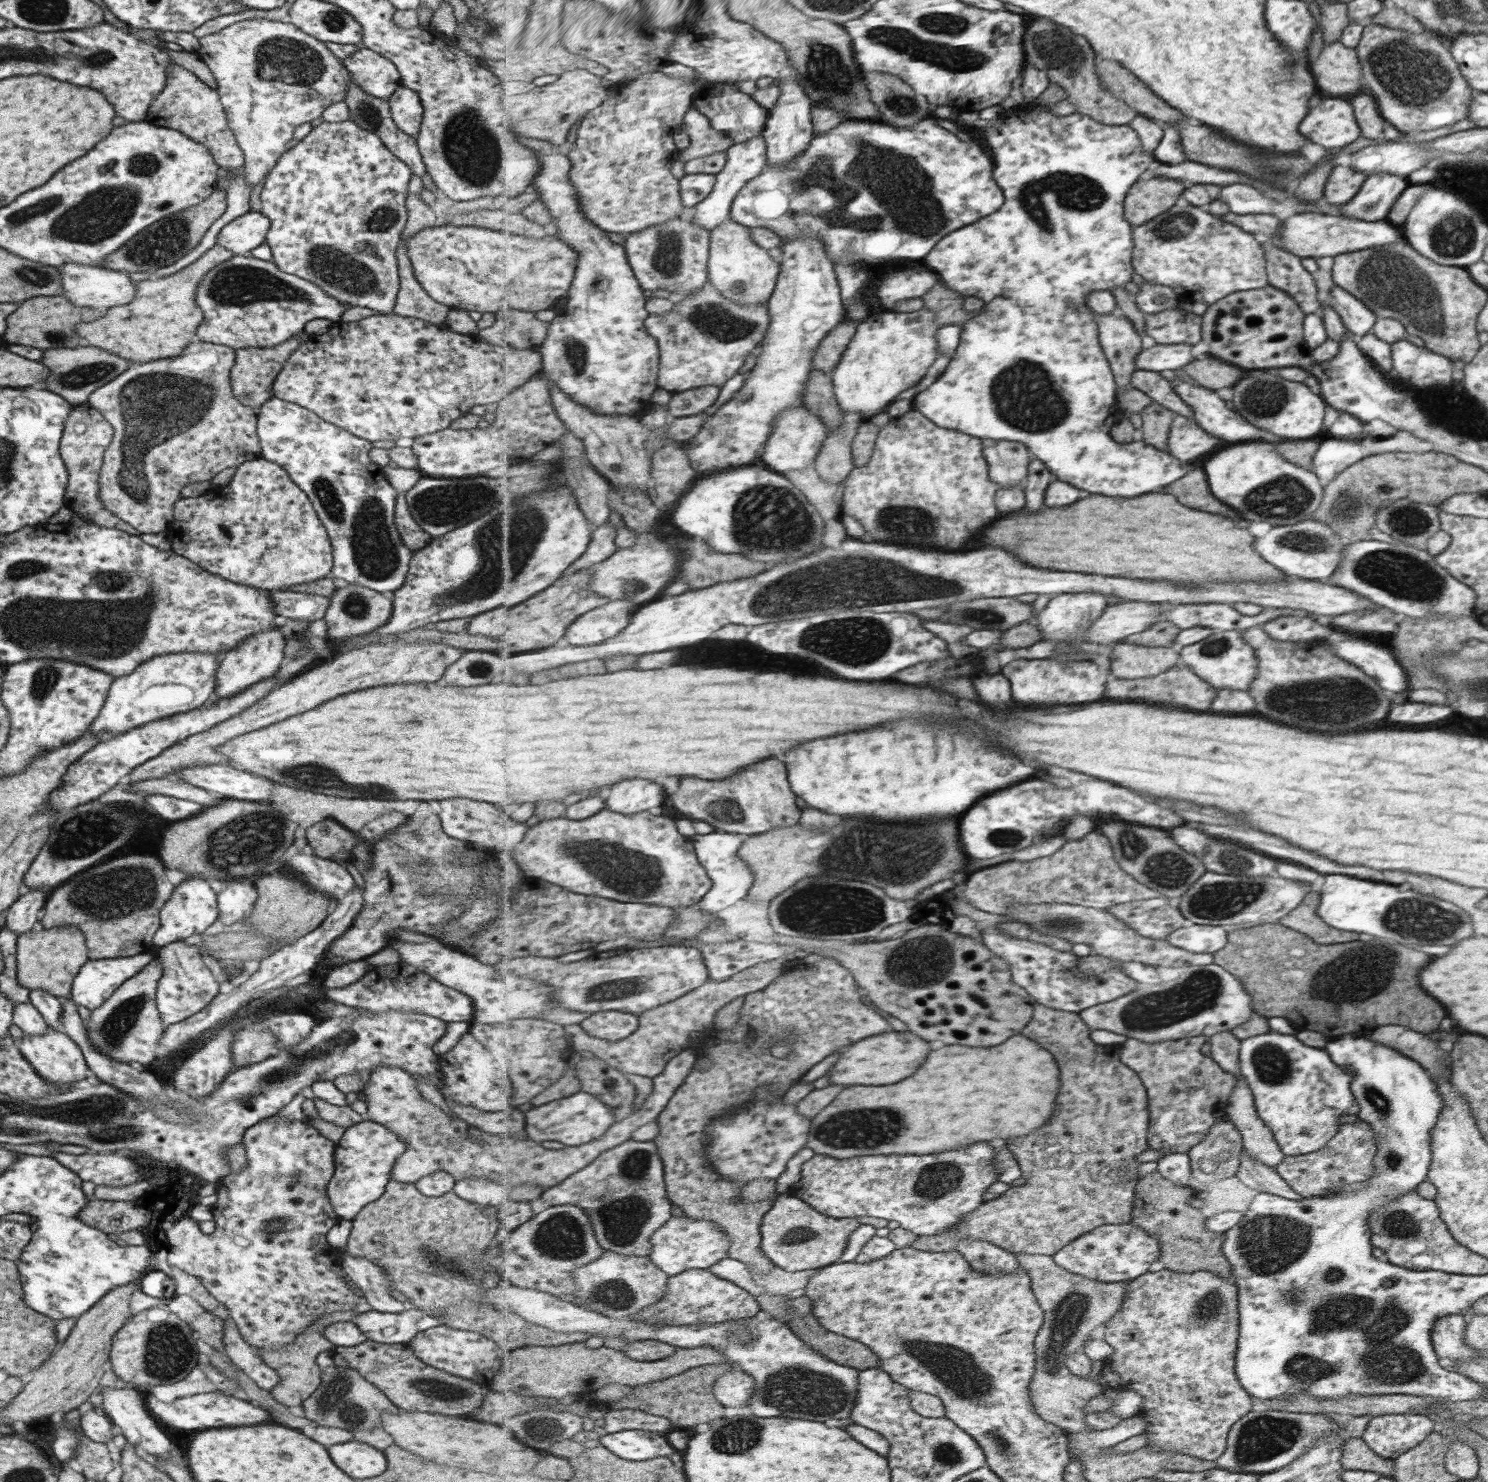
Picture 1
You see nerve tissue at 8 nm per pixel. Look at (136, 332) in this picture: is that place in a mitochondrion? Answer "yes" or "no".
no

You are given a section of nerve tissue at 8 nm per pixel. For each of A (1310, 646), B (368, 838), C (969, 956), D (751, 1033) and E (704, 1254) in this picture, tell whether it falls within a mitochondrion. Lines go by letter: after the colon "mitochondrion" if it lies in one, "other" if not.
A: other
B: other
C: other
D: other
E: other

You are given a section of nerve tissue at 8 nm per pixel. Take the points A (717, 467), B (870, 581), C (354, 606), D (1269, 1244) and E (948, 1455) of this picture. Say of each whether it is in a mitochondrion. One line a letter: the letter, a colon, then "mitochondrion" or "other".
A: other
B: mitochondrion
C: mitochondrion
D: mitochondrion
E: mitochondrion

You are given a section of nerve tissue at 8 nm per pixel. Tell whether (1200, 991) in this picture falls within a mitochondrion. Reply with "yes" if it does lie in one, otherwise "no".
yes

